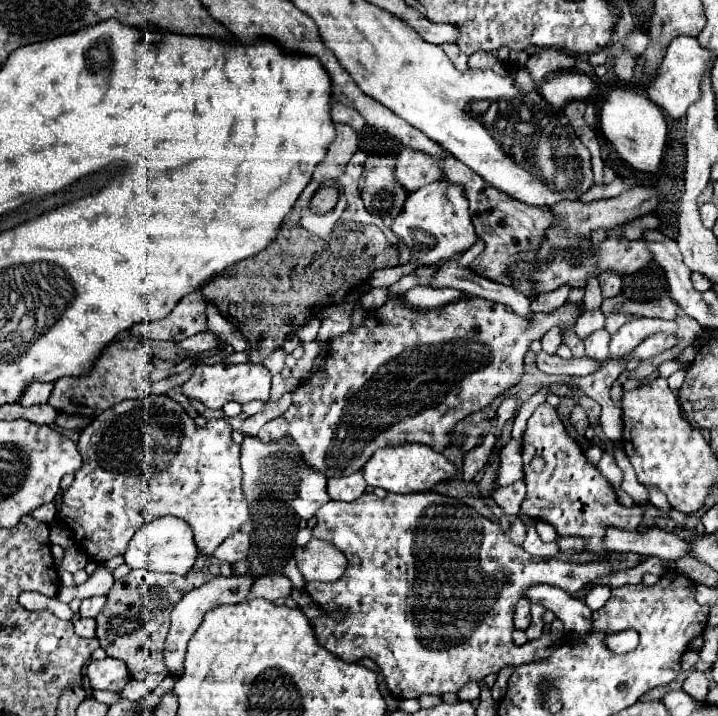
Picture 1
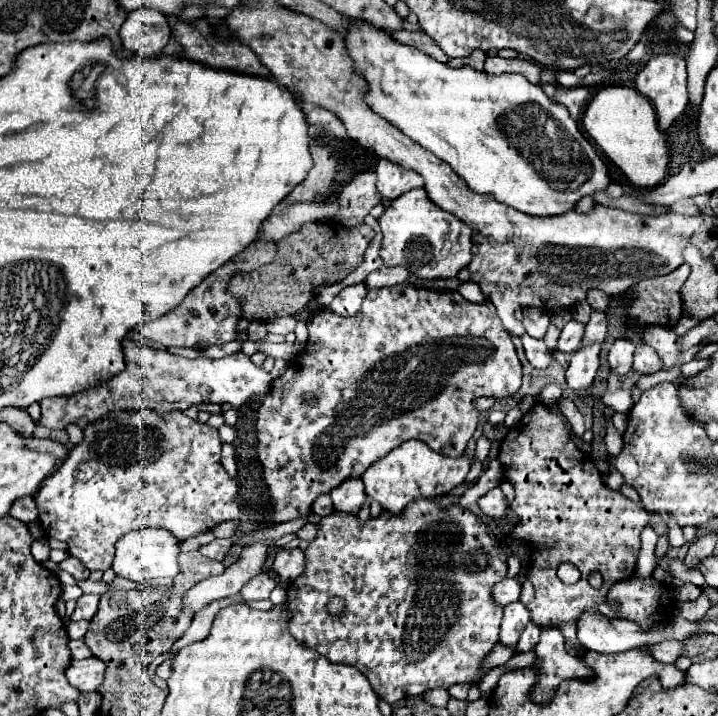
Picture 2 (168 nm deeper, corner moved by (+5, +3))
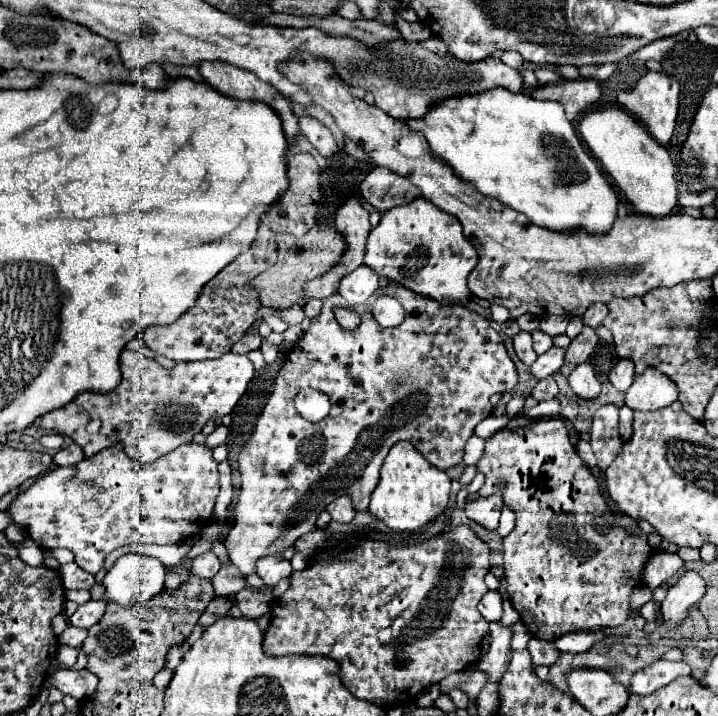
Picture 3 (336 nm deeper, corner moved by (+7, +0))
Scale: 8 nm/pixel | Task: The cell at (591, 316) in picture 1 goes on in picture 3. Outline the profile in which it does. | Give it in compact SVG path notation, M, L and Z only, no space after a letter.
M552 347L552 351L546 351L544 355L540 355L540 357L536 359L536 363L532 363L532 365L528 367L528 373L530 373L534 379L544 379L544 377L556 373L562 365L564 365L564 349Z

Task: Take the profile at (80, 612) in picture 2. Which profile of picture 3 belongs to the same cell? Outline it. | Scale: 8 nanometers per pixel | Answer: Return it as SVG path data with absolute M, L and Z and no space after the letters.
M90 599L86 605L80 605L76 609L76 613L70 617L70 625L82 627L82 629L90 629L92 625L96 625L102 619L104 611L106 611L106 603L104 601Z

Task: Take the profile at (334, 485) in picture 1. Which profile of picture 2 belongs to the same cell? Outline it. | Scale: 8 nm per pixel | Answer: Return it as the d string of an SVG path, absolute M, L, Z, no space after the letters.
M360 478L344 480L338 488L334 488L334 492L330 492L330 498L336 510L356 514L364 504L364 484Z

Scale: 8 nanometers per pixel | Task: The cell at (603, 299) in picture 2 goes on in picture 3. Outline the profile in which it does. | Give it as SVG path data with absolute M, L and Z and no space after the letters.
M592 303L592 307L588 307L588 311L582 315L582 323L596 329L606 315L608 315L608 307L604 303Z

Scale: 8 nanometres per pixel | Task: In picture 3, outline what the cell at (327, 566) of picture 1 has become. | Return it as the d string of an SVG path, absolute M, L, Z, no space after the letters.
M282 553L260 557L256 561L256 575L268 587L274 587L274 585L278 585L278 581L282 581L288 575L292 575L292 565L290 565L290 561L282 559Z

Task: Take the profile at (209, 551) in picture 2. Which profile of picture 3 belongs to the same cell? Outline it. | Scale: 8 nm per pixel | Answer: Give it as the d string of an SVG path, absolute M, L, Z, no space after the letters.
M206 551L206 553L198 555L198 557L192 561L190 573L196 575L196 577L200 577L200 579L212 579L212 577L218 573L220 565L222 565L220 559L218 559L212 551Z

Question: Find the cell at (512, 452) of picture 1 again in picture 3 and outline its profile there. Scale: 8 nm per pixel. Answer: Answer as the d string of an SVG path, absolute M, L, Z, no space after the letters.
M504 507L502 517L500 517L500 527L496 529L496 533L500 537L506 537L512 529L514 529L514 515L512 515L512 511L508 511L508 507Z

